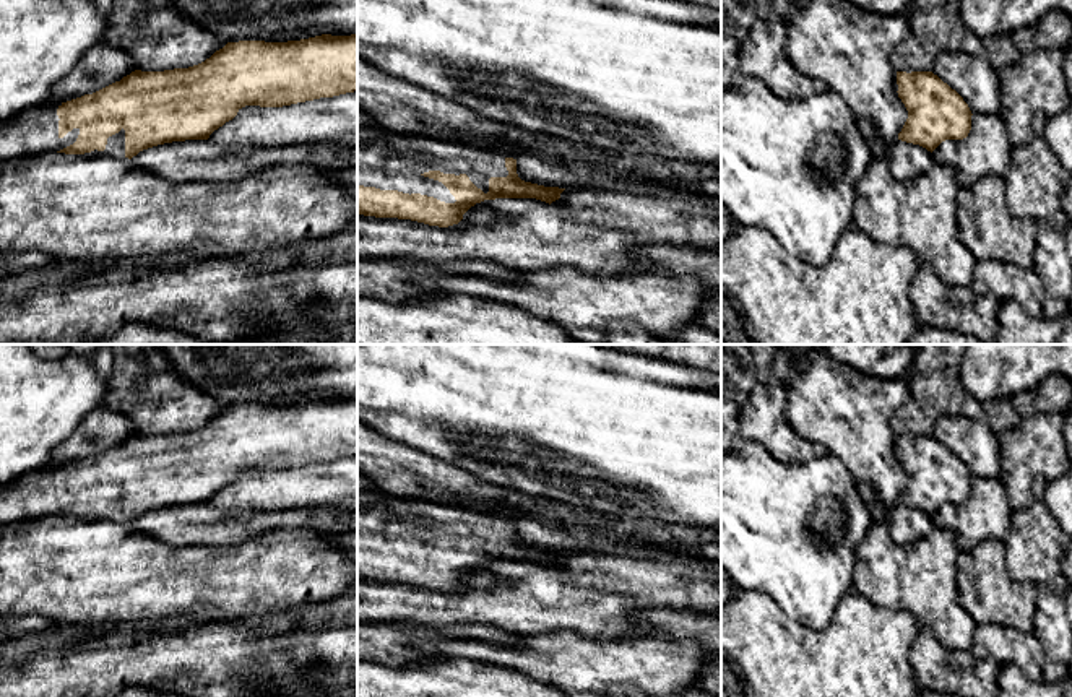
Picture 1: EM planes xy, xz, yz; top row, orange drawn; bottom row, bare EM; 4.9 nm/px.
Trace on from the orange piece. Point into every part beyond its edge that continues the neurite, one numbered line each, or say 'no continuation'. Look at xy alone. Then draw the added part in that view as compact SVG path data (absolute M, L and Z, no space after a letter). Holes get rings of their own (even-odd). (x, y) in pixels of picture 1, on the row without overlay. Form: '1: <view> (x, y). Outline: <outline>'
1: xy (34, 494). Outline: M44 466L0 484L0 533L28 520L57 517L76 505L80 492L58 500L60 470L62 466Z
2: xy (116, 509). Outline: M122 492L119 497L109 500L104 515L94 513L91 517L84 517L84 520L125 523L125 494Z

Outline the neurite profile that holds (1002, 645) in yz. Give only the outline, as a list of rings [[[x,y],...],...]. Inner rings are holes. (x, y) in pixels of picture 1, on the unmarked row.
[[[981,626],[973,635],[973,650],[979,660],[992,660],[999,666],[1014,663],[1028,679],[1041,681],[1048,656],[1041,640],[1001,626]]]

